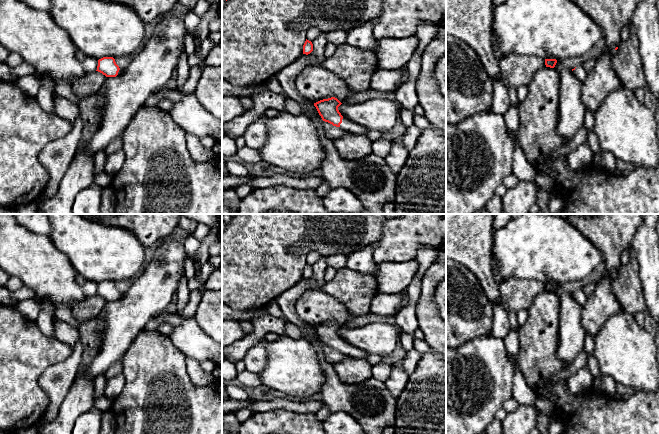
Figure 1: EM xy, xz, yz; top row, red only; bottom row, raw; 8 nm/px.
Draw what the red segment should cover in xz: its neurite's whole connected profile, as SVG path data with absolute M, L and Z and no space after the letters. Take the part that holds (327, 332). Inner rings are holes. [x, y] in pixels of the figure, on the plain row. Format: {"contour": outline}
{"contour": "M331 321L314 327L314 330L316 331L323 345L339 351L346 356L366 359L368 356L367 352L356 348L341 339L338 334L338 331L341 328L342 327L337 322Z"}

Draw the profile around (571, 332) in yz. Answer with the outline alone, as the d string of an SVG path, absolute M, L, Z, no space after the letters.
M562 293L559 299L557 356L563 363L571 364L583 349L586 337L586 332L581 322L582 306L570 293Z

